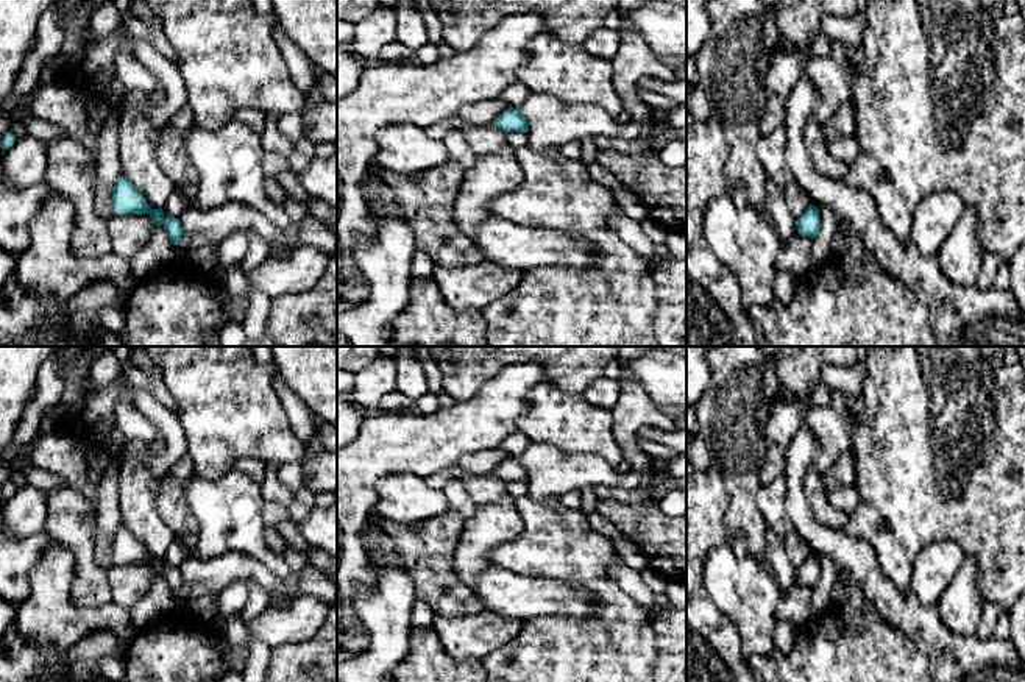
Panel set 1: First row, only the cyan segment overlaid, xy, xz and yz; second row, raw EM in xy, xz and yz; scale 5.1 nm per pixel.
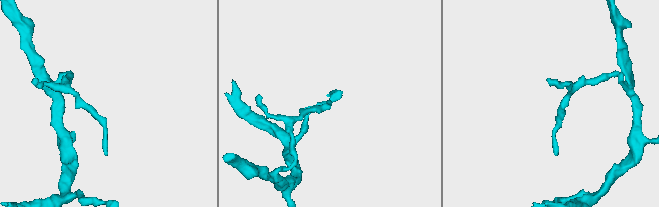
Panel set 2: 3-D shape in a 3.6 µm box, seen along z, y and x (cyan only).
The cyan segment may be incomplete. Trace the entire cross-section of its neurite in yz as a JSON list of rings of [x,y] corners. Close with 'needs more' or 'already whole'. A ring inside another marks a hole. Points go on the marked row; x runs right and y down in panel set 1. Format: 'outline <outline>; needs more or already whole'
outline [[[810,204],[800,218],[796,222],[797,231],[808,237],[814,239],[821,228],[819,209],[814,204]]]; already whole

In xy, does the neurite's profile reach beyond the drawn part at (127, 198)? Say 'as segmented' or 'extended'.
as segmented

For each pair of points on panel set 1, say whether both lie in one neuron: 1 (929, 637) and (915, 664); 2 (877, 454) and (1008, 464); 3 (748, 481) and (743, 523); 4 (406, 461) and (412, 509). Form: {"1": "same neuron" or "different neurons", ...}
{"1": "different neurons", "2": "same neuron", "3": "same neuron", "4": "different neurons"}

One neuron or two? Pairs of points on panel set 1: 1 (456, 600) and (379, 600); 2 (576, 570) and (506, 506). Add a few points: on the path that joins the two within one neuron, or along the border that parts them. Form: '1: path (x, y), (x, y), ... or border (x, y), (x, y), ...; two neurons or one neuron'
1: border (398, 565), (409, 578), (417, 598); two neurons
2: border (517, 498), (523, 531), (515, 539), (496, 547); two neurons

